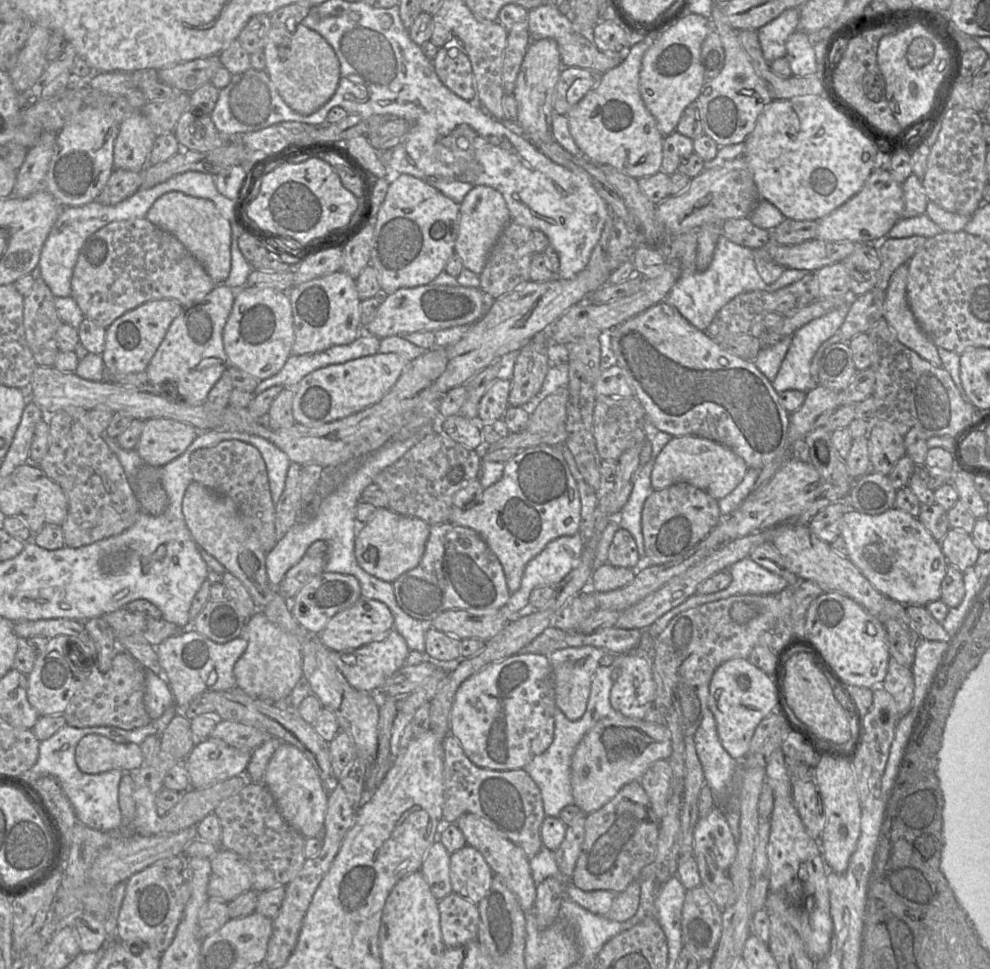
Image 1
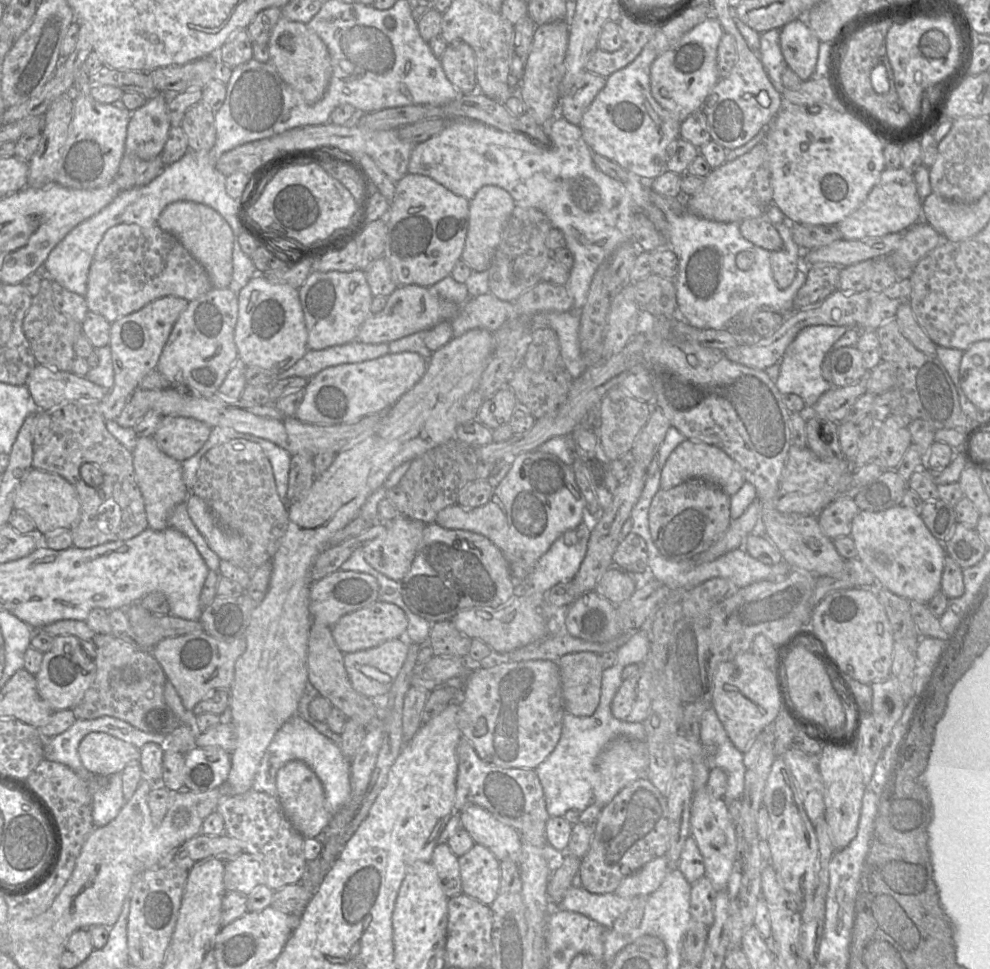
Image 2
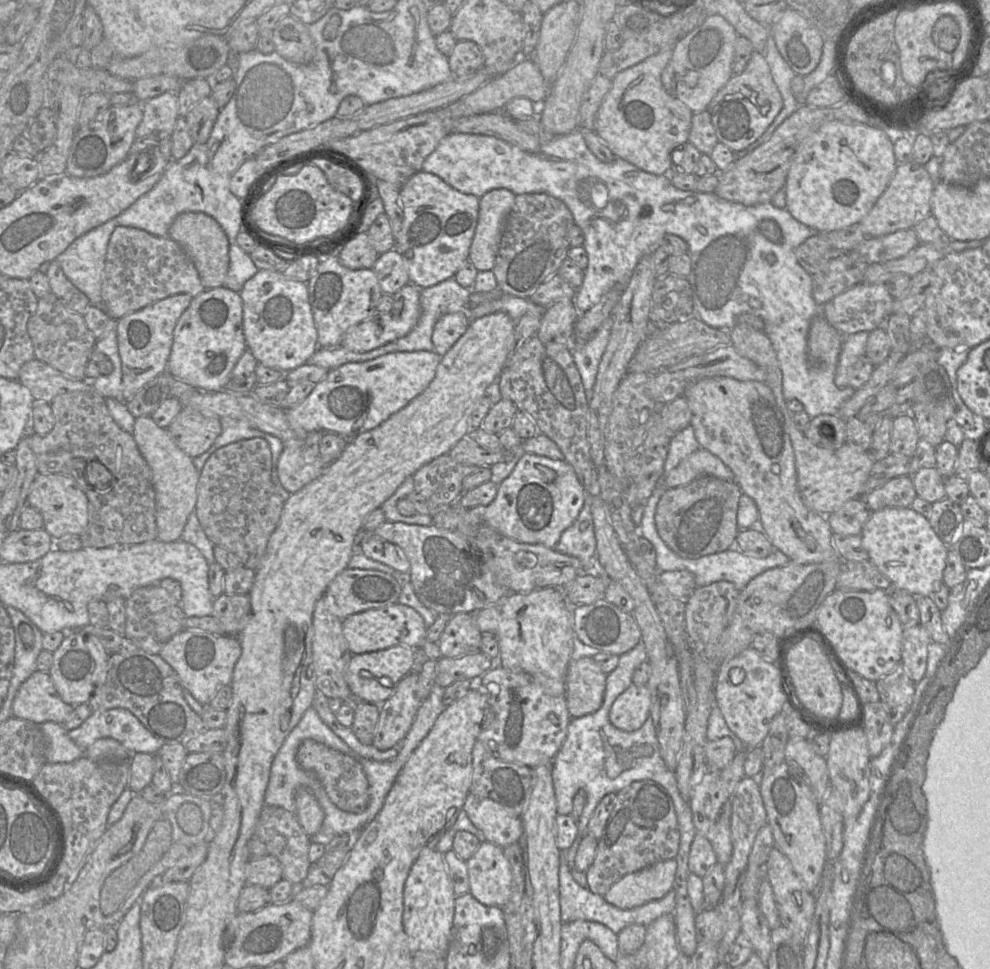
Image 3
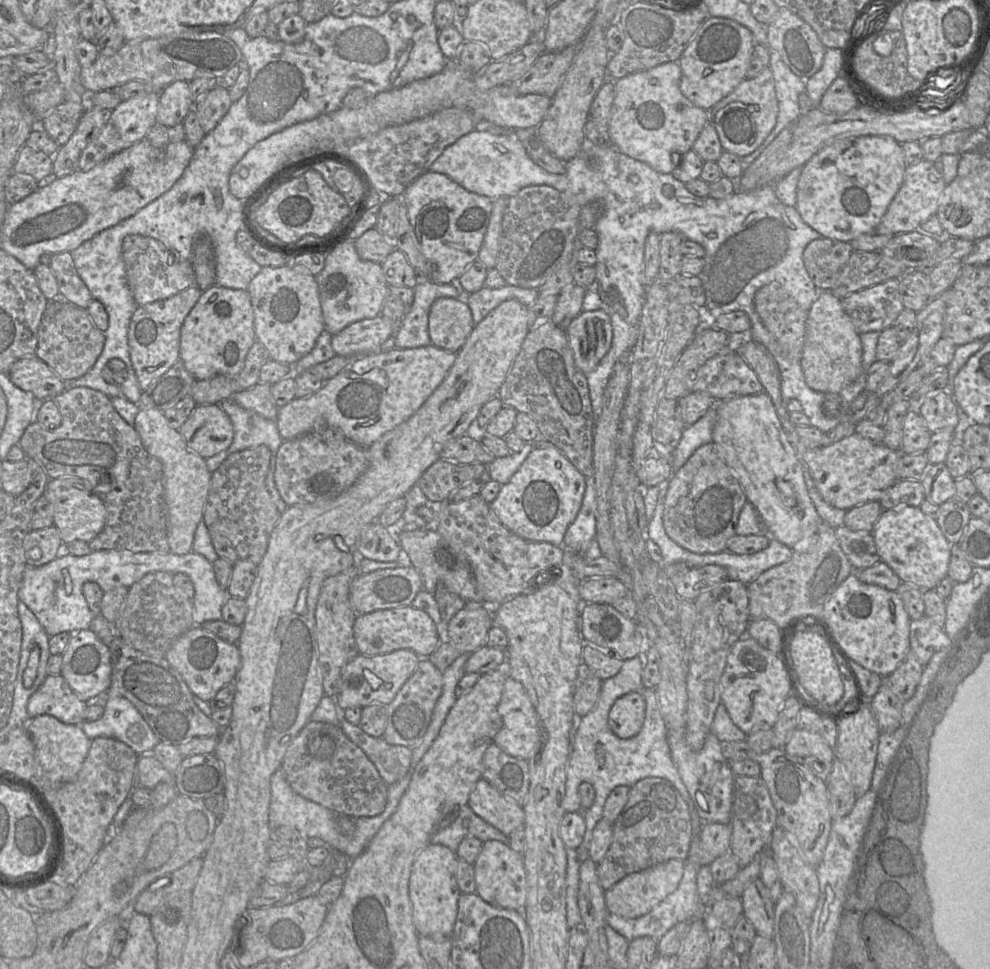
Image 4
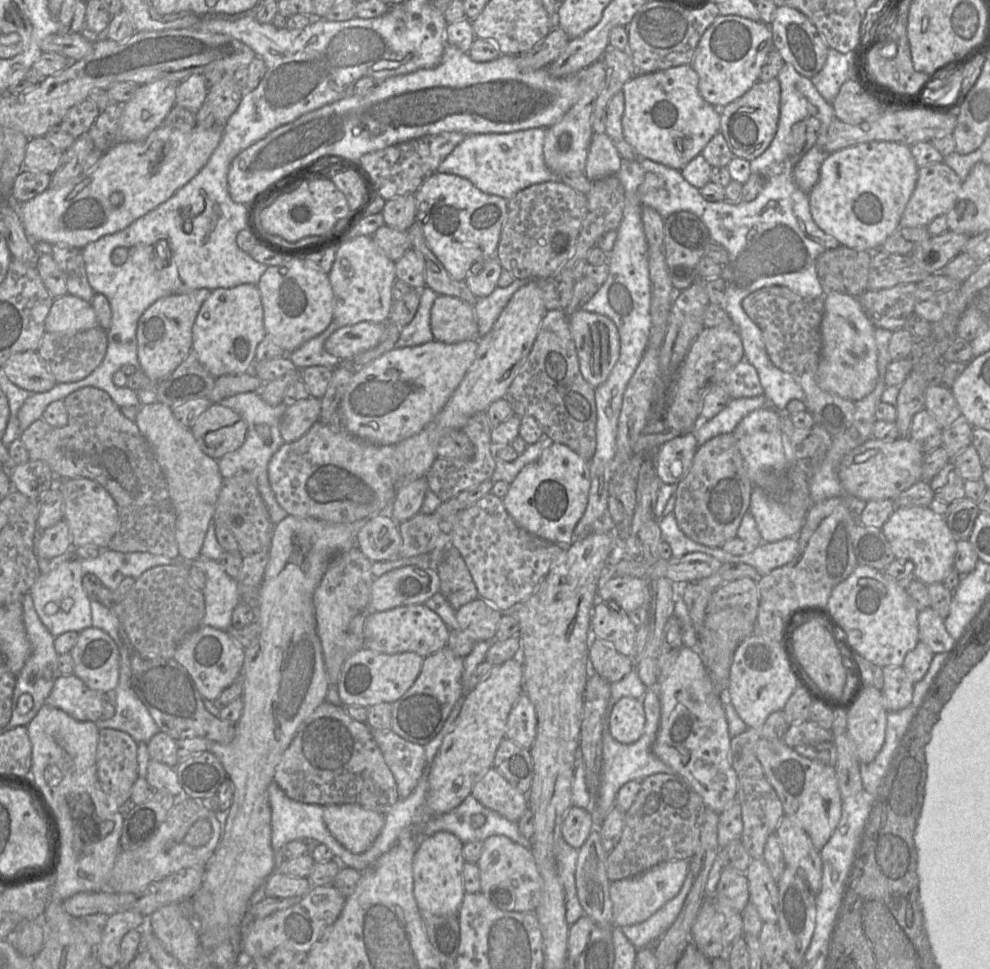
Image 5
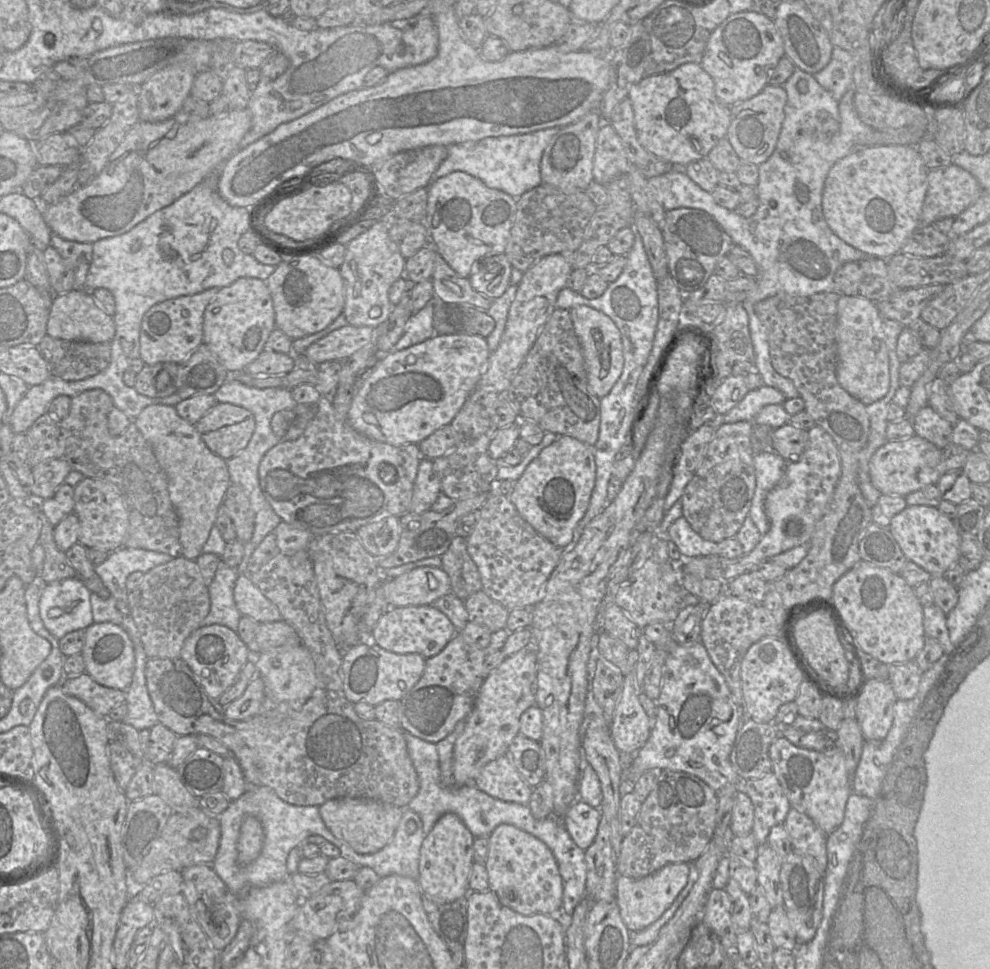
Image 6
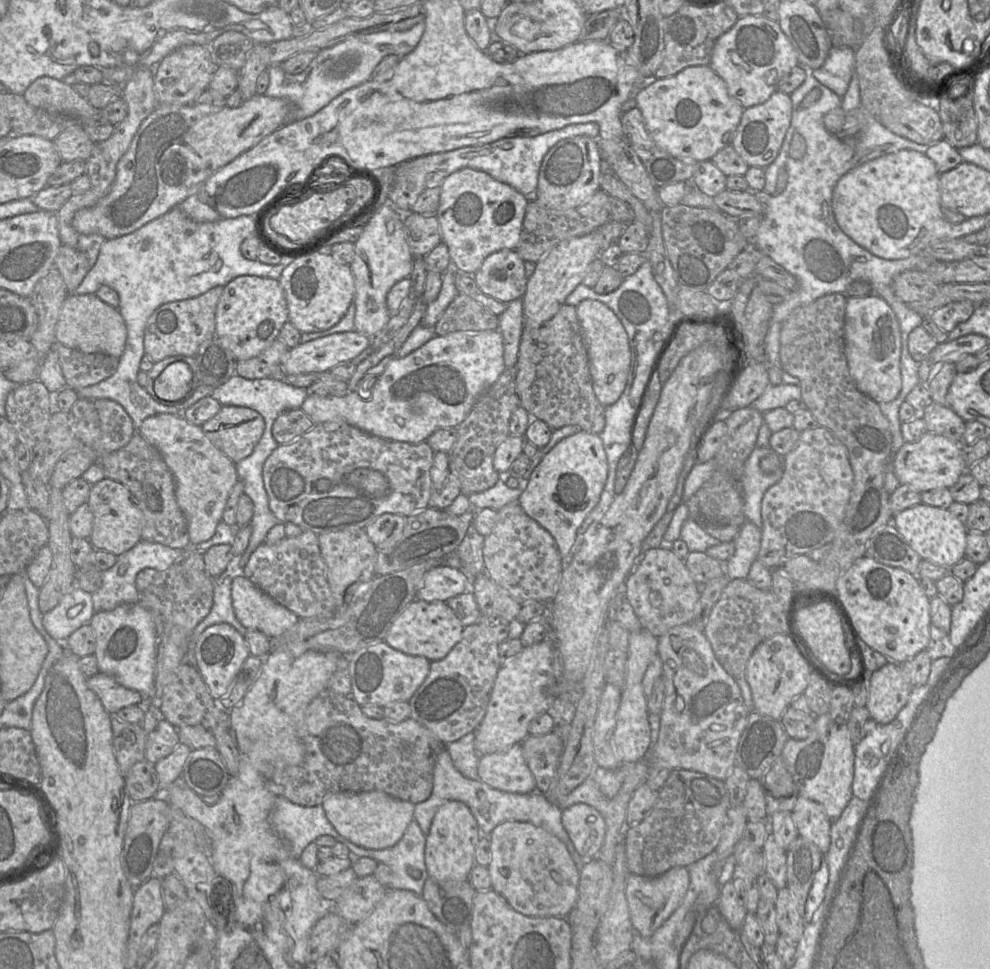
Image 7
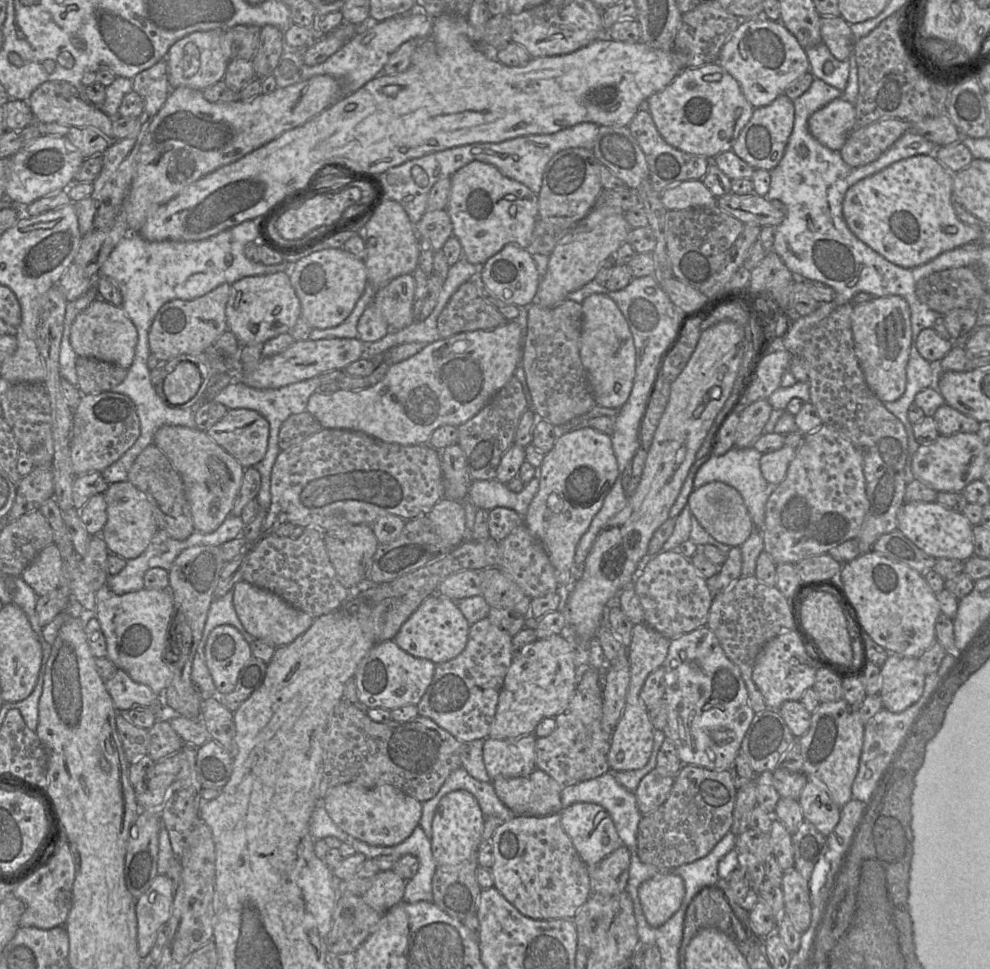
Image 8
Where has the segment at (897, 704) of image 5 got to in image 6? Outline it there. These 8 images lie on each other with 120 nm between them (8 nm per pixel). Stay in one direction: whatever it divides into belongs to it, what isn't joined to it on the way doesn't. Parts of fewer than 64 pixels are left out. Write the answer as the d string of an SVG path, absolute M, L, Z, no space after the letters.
M915 661L894 663L889 666L889 682L899 700L913 698L918 691L923 671Z

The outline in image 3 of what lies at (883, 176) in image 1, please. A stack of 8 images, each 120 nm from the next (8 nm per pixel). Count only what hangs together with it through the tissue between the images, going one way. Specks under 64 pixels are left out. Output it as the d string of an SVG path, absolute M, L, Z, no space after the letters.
M914 161L899 164L887 188L858 226L866 237L880 237L913 228L917 222L931 215L931 197L934 187L924 165Z

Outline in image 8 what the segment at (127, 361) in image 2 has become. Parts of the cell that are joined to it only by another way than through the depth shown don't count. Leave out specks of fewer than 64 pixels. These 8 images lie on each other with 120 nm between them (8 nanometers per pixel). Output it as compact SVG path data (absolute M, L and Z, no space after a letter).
M223 283L209 293L193 300L175 299L165 303L156 314L149 330L149 347L162 363L179 355L203 353L228 330L226 305L231 284Z

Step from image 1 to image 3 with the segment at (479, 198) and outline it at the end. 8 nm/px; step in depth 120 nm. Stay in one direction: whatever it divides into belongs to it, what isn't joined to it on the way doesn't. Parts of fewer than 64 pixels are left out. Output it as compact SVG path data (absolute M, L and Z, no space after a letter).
M504 188L480 198L478 224L470 247L469 261L478 271L493 270L506 219L516 195Z

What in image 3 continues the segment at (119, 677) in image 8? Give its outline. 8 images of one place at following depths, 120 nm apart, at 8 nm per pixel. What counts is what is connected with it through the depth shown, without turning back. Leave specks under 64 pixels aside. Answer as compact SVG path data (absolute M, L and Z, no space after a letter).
M36 670L19 687L13 703L12 716L42 724L53 721L64 724L74 706L65 703L57 693L49 672Z

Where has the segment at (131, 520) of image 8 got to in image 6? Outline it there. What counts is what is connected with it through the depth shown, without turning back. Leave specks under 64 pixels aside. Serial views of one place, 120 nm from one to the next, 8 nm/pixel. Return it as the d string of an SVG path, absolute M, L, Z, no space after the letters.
M85 477L74 486L74 502L73 513L76 514L80 523L78 538L80 544L106 552L124 547L129 528L128 512L119 490L113 483Z

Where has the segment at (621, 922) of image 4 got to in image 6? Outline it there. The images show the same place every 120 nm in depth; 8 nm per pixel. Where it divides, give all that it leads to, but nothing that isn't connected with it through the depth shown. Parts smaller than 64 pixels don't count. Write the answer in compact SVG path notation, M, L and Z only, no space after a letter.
M689 863L690 873L686 886L679 893L672 905L662 914L654 923L641 930L629 931L630 943L632 947L646 946L652 943L658 936L660 930L674 916L685 898L690 893L695 881L697 880L697 871L694 863Z

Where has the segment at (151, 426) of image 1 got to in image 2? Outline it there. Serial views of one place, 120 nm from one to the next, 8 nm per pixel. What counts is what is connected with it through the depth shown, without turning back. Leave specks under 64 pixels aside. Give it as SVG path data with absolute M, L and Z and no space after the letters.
M165 416L153 437L165 454L183 462L202 448L211 430L209 425L194 418Z

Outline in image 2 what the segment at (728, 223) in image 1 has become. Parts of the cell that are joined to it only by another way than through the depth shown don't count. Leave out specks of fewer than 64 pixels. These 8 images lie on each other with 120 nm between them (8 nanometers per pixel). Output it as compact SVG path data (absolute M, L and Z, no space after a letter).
M764 214L742 220L739 228L746 240L768 251L778 251L783 247L780 234Z

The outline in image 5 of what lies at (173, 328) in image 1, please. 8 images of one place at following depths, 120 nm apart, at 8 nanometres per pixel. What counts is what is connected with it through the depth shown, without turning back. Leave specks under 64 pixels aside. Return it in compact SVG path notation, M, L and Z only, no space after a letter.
M256 285L212 290L203 302L192 329L192 352L215 378L250 372L257 346L266 336L261 295Z

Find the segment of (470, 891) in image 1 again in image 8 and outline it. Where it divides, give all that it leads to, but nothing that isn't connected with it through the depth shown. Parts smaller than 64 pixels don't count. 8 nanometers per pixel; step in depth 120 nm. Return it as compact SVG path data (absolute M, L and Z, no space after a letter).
M560 813L515 816L490 839L495 887L520 913L535 920L573 919L591 895L588 866L561 826Z

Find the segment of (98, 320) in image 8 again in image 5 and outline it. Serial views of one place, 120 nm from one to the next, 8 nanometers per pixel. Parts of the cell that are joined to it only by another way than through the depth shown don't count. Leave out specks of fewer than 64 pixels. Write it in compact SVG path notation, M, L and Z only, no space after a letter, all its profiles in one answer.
M71 294L57 297L45 320L45 331L73 335L98 326L98 320L91 302Z

